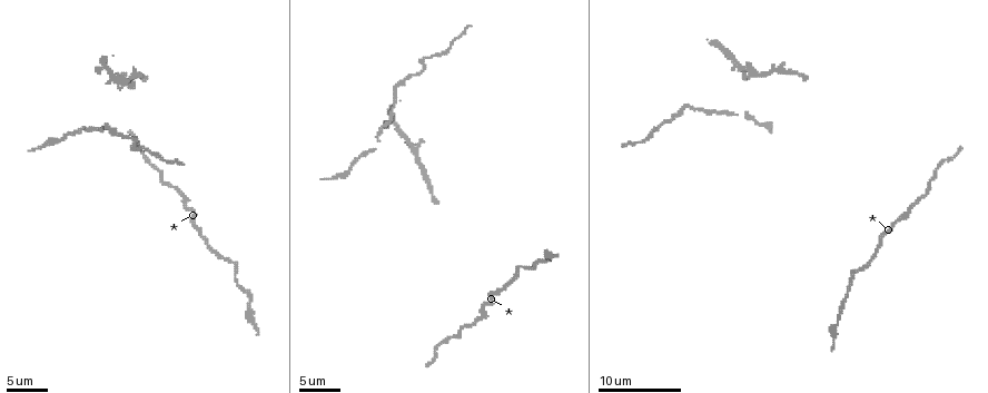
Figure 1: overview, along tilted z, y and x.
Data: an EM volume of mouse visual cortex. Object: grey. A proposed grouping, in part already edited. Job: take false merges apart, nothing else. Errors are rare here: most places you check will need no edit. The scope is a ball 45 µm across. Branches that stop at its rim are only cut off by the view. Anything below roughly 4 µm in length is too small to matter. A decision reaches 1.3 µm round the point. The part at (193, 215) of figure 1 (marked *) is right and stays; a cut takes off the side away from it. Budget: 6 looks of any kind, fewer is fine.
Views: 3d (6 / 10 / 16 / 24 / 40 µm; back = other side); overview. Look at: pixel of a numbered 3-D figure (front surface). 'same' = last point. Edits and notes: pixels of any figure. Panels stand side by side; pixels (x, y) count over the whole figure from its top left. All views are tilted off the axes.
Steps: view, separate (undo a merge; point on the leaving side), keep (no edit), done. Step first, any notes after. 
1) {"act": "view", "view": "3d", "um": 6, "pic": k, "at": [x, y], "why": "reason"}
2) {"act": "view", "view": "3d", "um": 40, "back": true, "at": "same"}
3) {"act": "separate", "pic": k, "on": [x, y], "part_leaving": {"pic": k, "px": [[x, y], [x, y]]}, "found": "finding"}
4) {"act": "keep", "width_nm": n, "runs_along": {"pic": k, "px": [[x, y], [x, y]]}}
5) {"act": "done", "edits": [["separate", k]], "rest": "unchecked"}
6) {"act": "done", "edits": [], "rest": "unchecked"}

{"act": "view", "view": "3d", "um": 10, "pic": 1, "at": [481, 304], "why": "sudden change in width"}

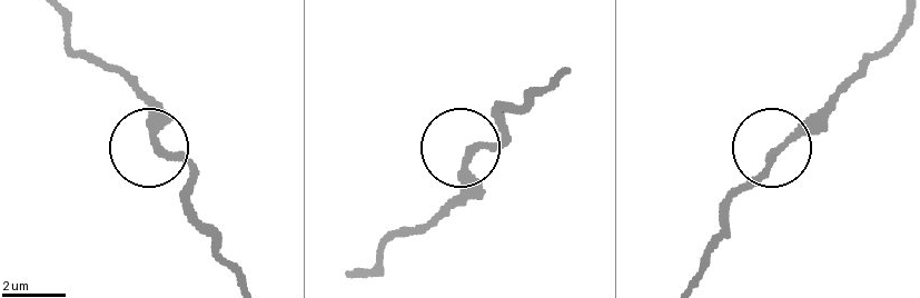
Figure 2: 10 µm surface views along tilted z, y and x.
{"act": "view", "view": "3d", "um": 10, "back": true, "pic": 2, "at": [781, 148], "why": "other side"}

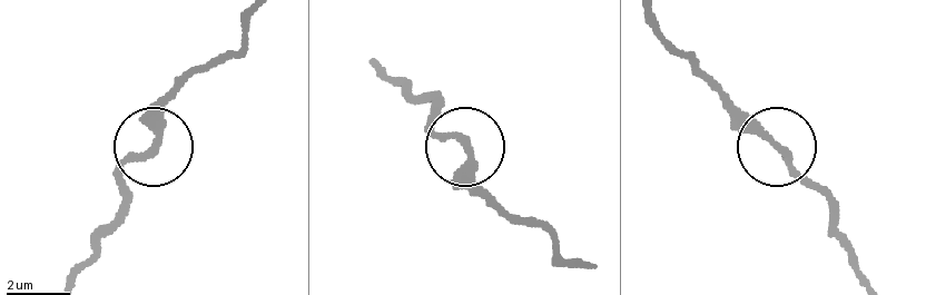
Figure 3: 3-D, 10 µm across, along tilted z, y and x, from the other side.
{"act": "keep", "runs_along": {"pic": 3, "px": [[435, 119], [460, 146], [463, 174], [478, 193]]}, "found": "all the same neuron"}

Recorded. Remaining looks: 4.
{"act": "view", "view": "3d", "um": 10, "pic": 1, "at": [843, 298]}

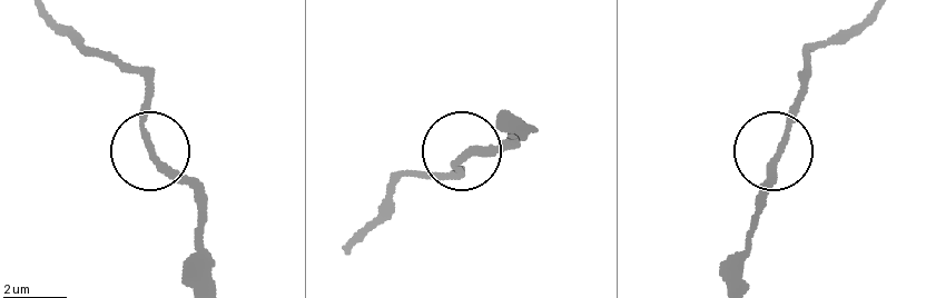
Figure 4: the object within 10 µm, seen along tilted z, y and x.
{"act": "keep", "runs_along": {"pic": 4, "px": [[865, 13], [804, 52], [796, 112], [758, 212]]}, "found": "all the same neuron"}

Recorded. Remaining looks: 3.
{"act": "view", "view": "3d", "um": 6, "pic": 1, "at": [145, 80], "why": "thin neck"}

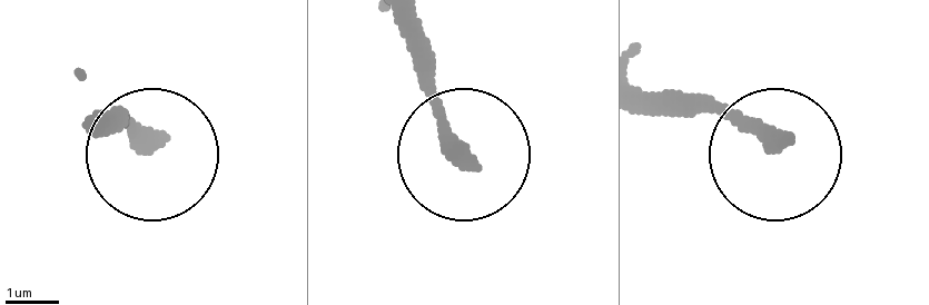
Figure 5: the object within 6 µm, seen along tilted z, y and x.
{"act": "view", "view": "3d", "um": 6, "back": true, "pic": 5, "at": [148, 138]}

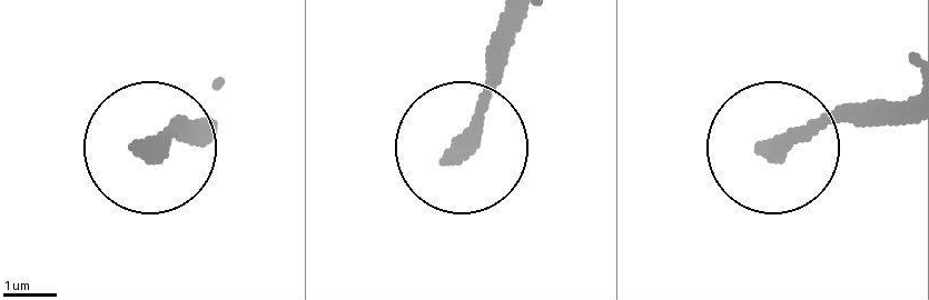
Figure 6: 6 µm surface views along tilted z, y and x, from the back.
{"act": "keep", "found": "all the same neuron"}

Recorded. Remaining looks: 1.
{"act": "done", "edits": [], "rest": "unchecked"}

